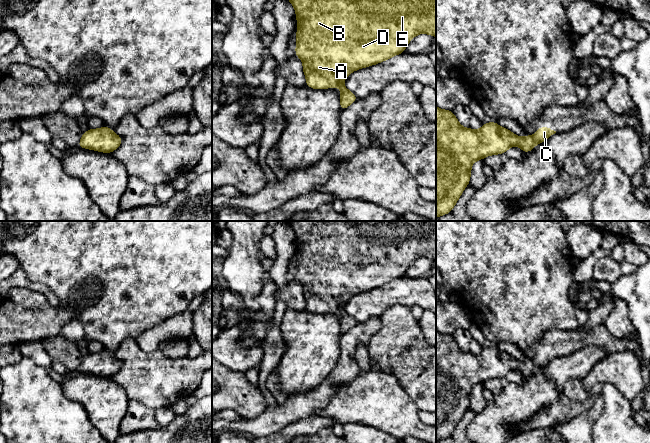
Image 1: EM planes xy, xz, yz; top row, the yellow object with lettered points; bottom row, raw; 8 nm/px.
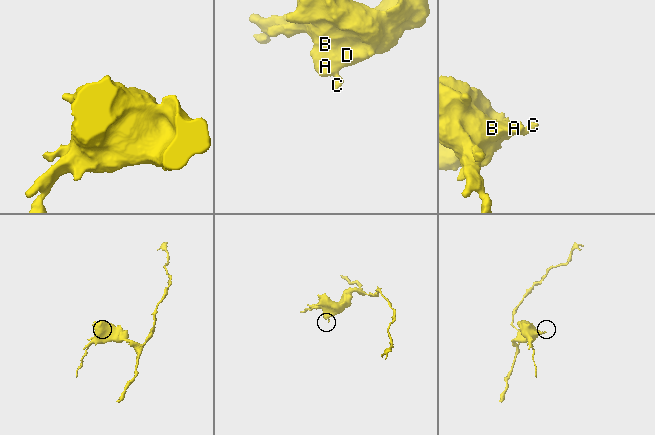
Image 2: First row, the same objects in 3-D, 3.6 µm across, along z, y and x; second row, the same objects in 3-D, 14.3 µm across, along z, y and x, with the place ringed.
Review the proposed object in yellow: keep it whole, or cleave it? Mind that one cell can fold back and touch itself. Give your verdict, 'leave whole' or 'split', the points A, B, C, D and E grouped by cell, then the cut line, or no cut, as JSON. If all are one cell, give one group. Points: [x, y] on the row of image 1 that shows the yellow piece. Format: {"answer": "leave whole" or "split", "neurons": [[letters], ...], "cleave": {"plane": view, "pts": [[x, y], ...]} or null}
{"answer": "leave whole", "neurons": [["A", "B", "C", "D", "E"]], "cleave": null}

